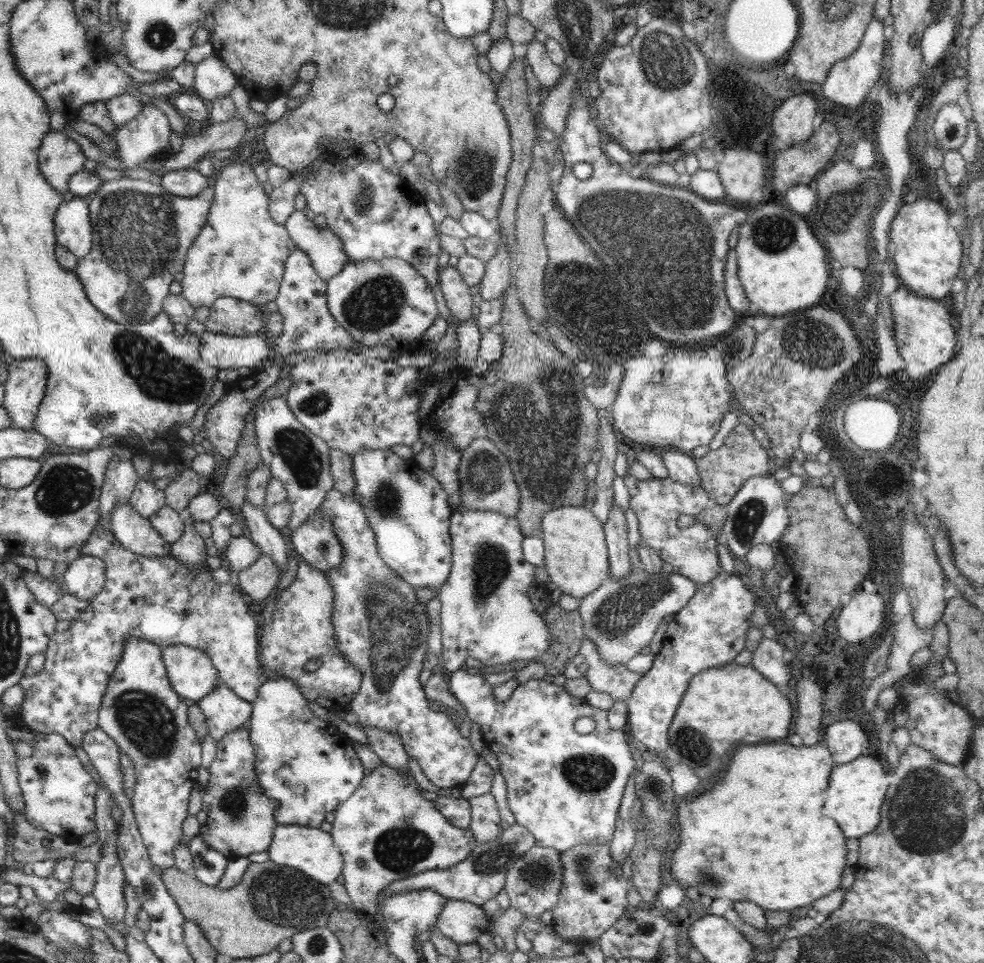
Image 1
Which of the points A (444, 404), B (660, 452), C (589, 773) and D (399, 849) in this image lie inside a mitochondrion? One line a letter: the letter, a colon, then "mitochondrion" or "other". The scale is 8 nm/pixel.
A: other
B: other
C: mitochondrion
D: mitochondrion

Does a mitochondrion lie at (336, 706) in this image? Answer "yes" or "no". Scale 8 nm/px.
no

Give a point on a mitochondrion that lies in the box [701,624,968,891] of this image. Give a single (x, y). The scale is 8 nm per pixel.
(924, 813)

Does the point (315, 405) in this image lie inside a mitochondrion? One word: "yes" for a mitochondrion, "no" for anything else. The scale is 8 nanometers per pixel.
yes

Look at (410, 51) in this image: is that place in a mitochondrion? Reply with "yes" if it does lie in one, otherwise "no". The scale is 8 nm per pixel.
no

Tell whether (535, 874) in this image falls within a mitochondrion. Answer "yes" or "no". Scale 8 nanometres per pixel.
yes

